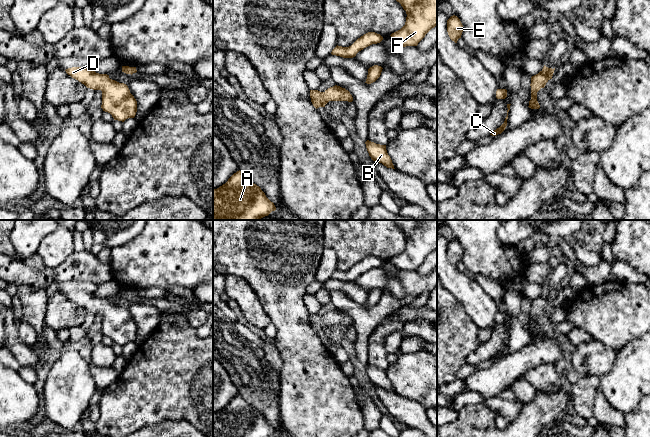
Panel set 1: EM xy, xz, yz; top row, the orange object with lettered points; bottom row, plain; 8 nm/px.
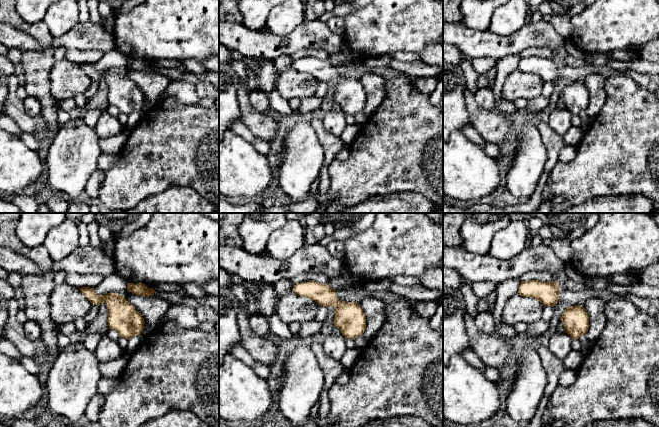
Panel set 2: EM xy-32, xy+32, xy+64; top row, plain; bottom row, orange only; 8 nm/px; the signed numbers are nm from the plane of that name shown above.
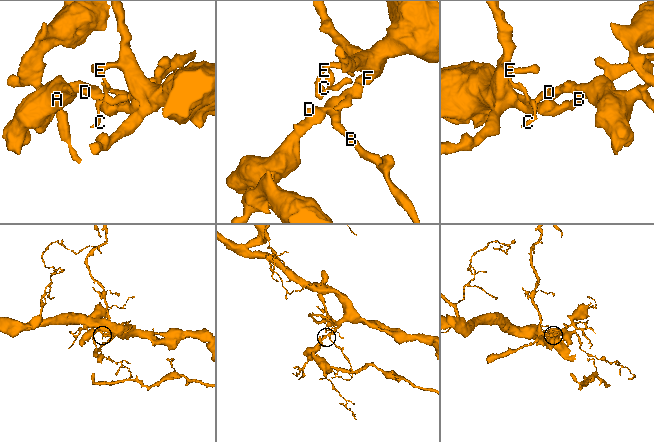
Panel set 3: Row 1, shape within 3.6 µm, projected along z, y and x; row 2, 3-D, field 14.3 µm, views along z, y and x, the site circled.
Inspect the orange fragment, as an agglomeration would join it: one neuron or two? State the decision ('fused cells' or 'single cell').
single cell

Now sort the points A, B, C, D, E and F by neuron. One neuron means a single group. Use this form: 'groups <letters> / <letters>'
groups A B C D E F

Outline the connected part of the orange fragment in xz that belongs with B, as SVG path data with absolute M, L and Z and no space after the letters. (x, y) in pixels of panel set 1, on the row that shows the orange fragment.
M367 140L365 144L366 144L366 148L369 153L369 156L373 161L382 163L387 168L395 169L392 163L392 160L387 153L386 145L376 144L369 140Z

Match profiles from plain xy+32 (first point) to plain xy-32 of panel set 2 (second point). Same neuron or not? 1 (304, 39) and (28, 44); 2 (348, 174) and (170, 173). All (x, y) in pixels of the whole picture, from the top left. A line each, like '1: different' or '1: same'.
1: same
2: same

